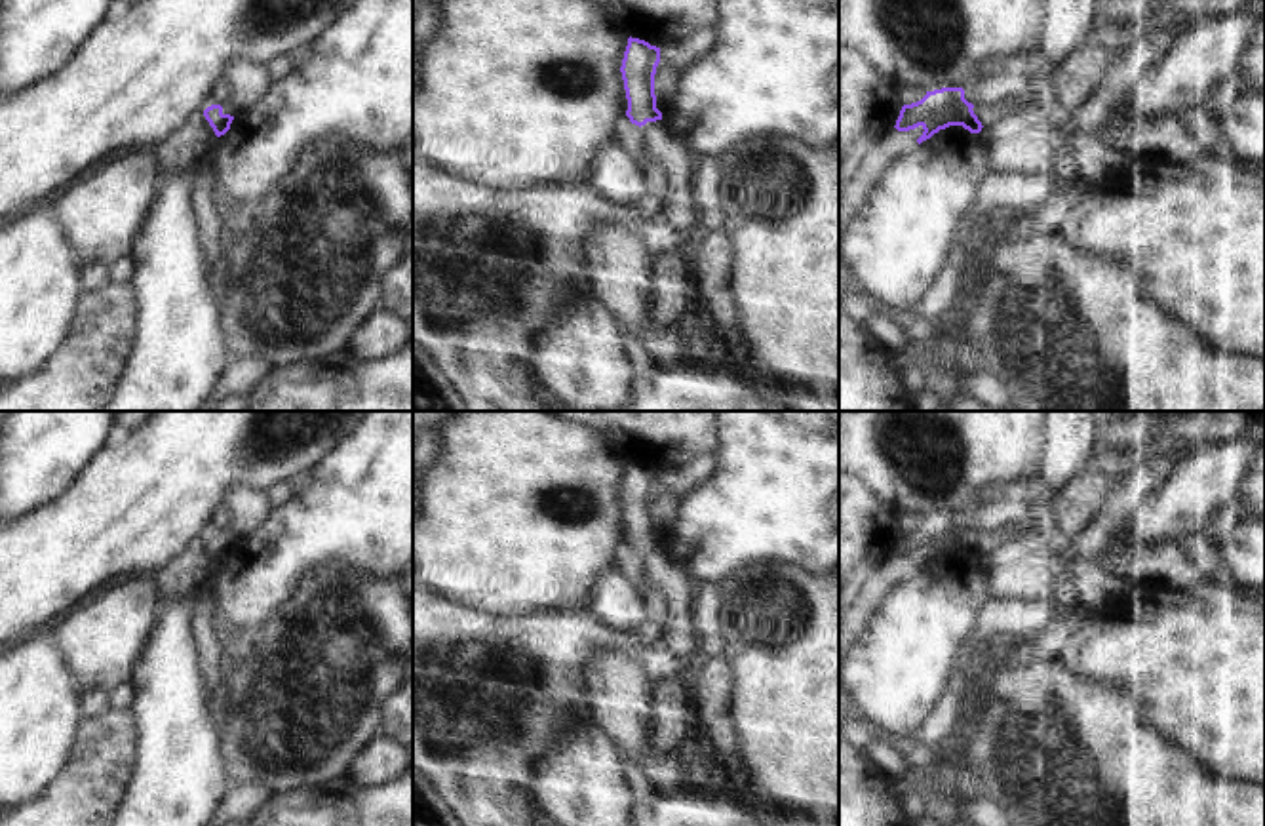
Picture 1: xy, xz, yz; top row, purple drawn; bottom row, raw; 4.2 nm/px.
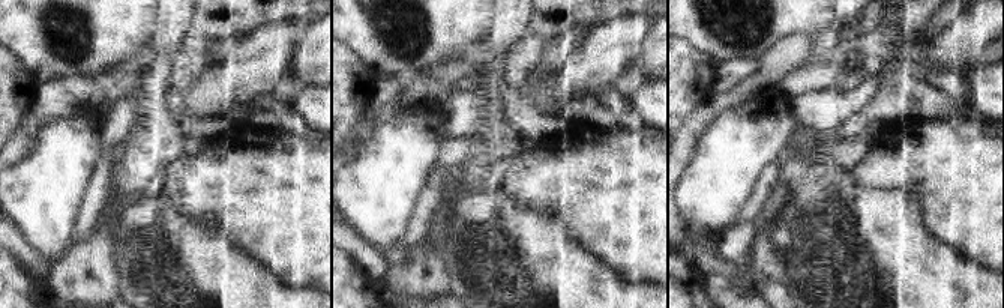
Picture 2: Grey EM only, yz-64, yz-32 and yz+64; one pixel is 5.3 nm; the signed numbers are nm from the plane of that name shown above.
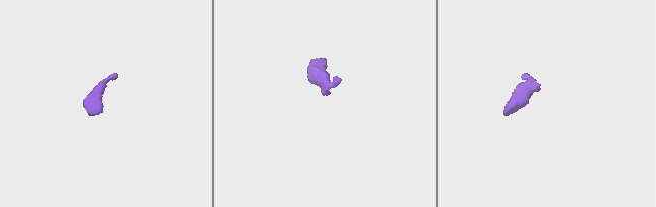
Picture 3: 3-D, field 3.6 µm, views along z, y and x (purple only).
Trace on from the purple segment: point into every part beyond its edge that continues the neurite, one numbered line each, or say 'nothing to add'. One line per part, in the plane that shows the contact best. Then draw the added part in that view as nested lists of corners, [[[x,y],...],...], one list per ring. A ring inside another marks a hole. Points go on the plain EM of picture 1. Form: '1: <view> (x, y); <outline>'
1: yz (986, 539); [[[999,529],[999,531],[974,531],[974,541],[982,548],[983,554],[991,552],[999,544],[1018,537],[1012,529]]]

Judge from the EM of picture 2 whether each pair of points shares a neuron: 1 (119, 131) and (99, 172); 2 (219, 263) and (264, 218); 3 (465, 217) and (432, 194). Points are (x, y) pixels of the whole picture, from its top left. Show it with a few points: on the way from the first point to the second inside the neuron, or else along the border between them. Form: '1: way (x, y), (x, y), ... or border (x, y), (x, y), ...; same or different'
1: way (108, 141), (102, 161); same
2: border (203, 230), (216, 230), (263, 269); different
3: border (447, 175), (432, 227); different

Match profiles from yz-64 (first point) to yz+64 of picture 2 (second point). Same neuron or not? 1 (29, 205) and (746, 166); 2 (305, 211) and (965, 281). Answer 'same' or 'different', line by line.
1: same
2: different

